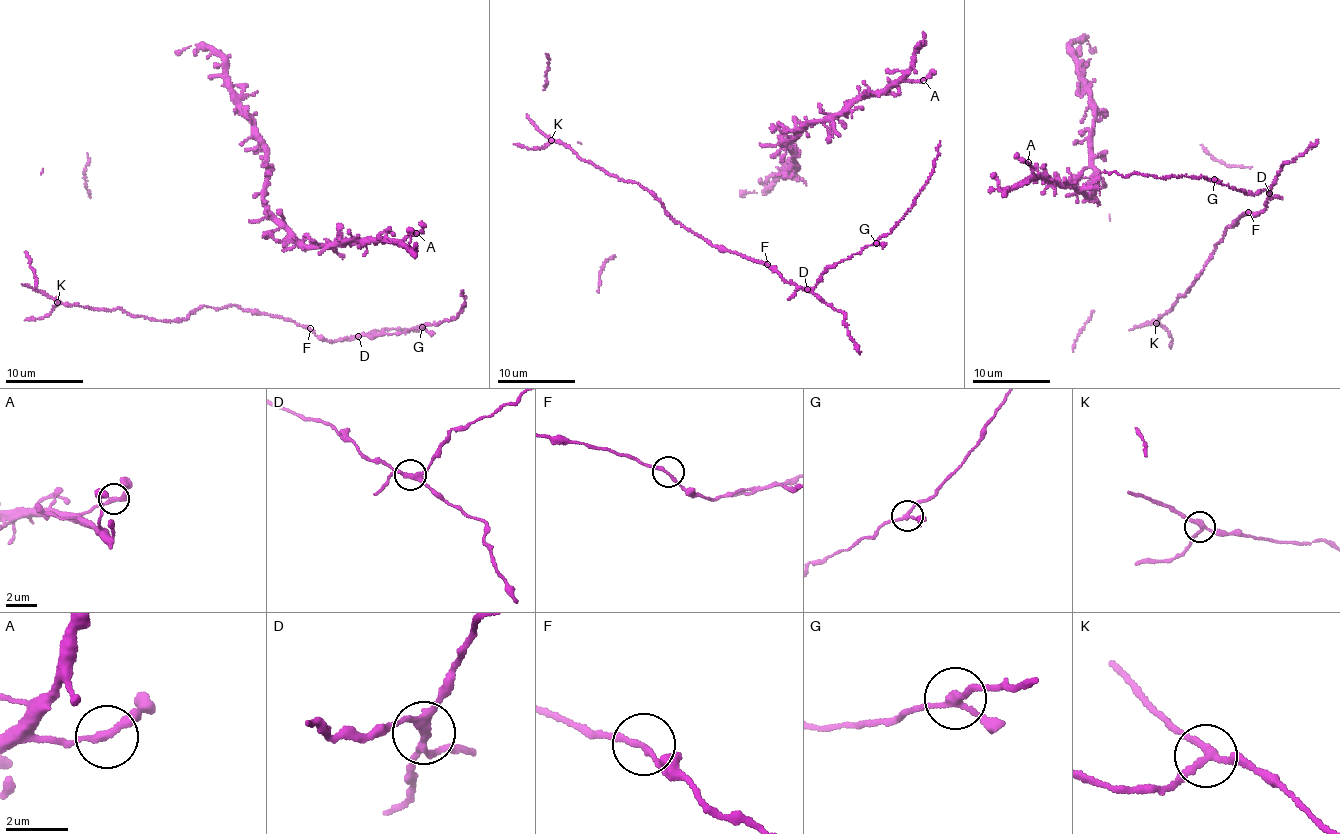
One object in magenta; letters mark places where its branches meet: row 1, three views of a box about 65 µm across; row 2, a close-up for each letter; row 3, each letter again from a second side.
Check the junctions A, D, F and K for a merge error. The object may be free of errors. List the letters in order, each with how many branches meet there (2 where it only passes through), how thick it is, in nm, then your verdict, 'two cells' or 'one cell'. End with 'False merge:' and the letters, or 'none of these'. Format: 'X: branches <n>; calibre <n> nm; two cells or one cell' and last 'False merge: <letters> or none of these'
A: branches 2; calibre 240 nm; one cell
D: branches 4; calibre 220 nm; two cells
F: branches 2; calibre 190 nm; one cell
K: branches 3; calibre 240 nm; one cell
False merge: D

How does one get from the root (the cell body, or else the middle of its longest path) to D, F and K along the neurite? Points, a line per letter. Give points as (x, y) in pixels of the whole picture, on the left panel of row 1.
D: (373, 337), (358, 336)
F: (373, 337), (357, 336), (334, 341), (320, 338), (310, 328)
K: (373, 337), (334, 341), (295, 321), (231, 305), (204, 306), (173, 321), (57, 302)

